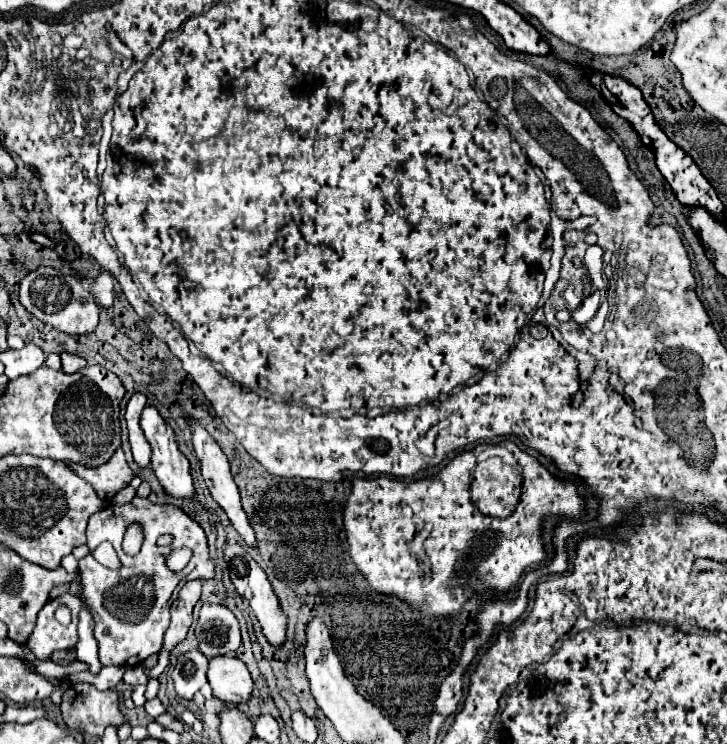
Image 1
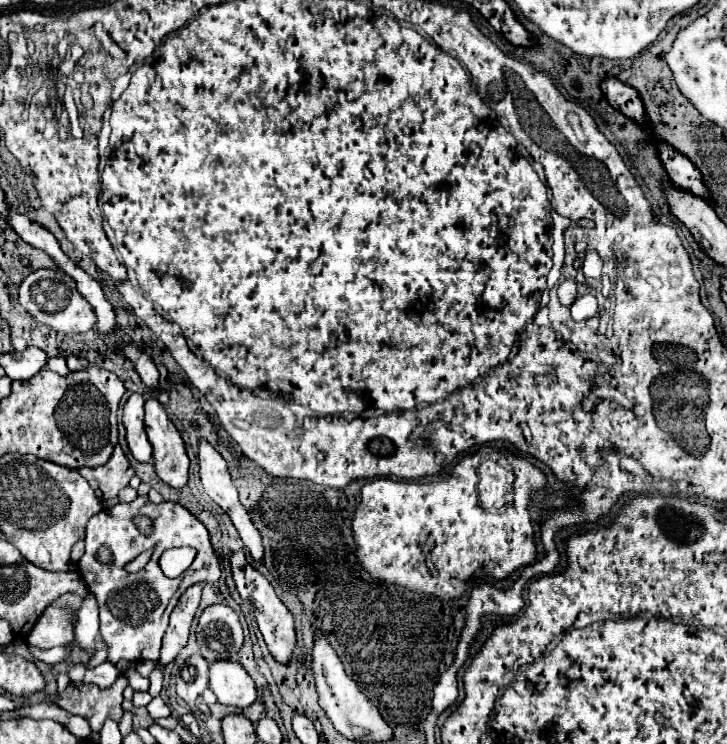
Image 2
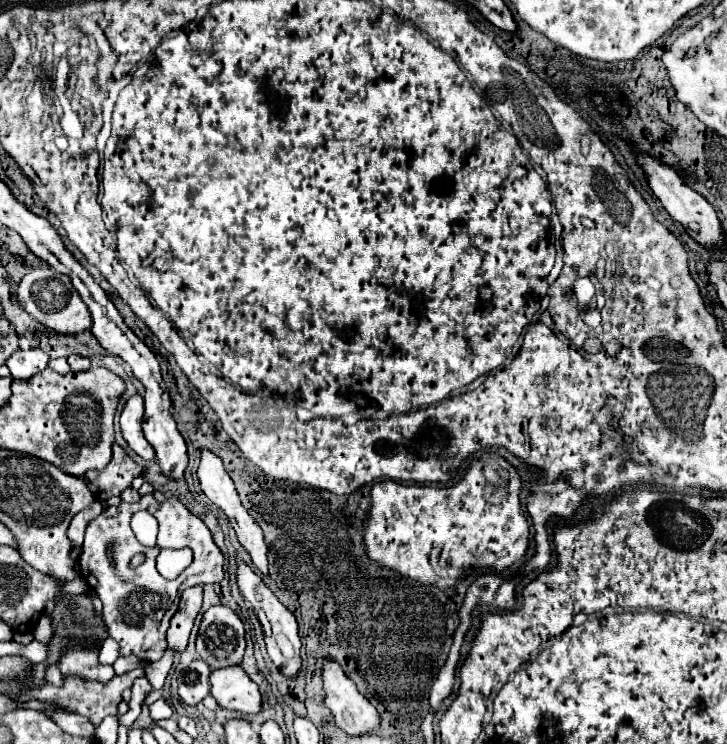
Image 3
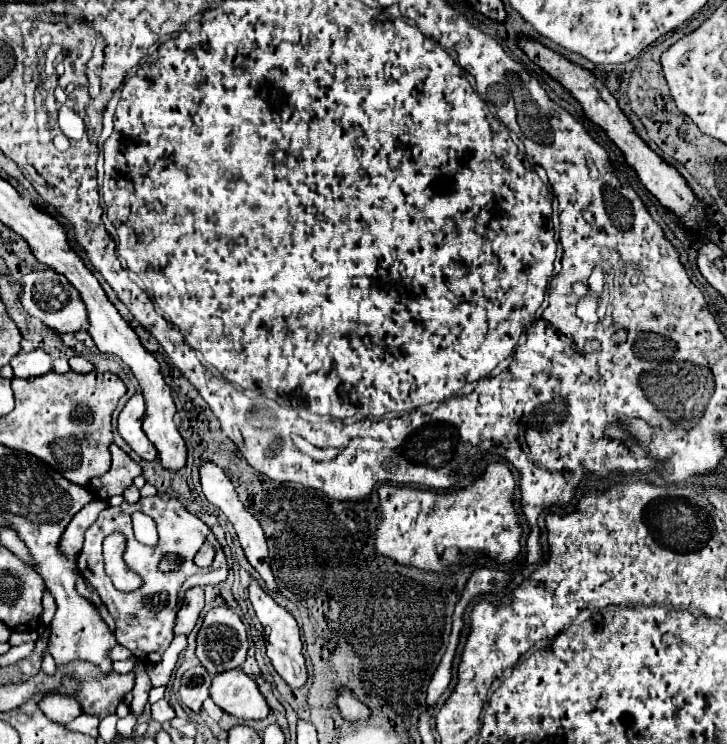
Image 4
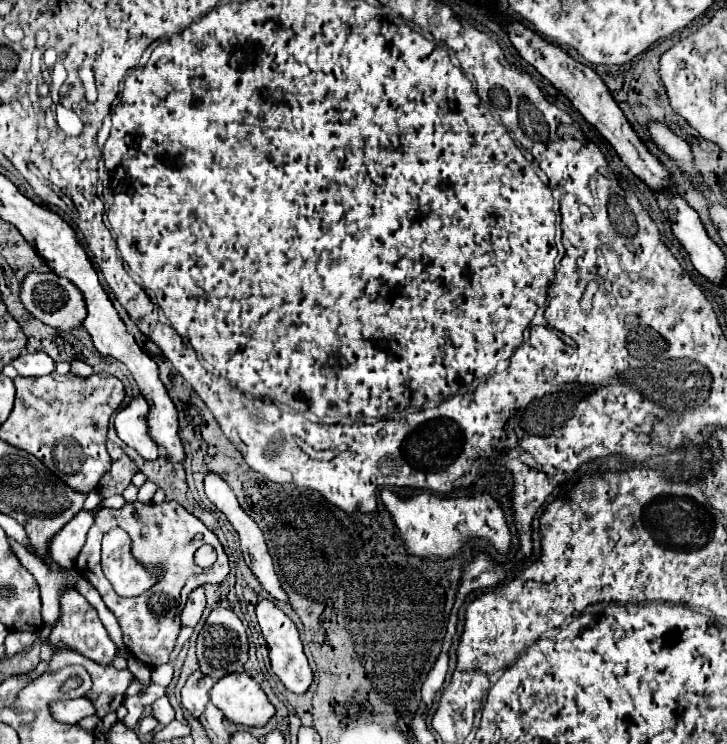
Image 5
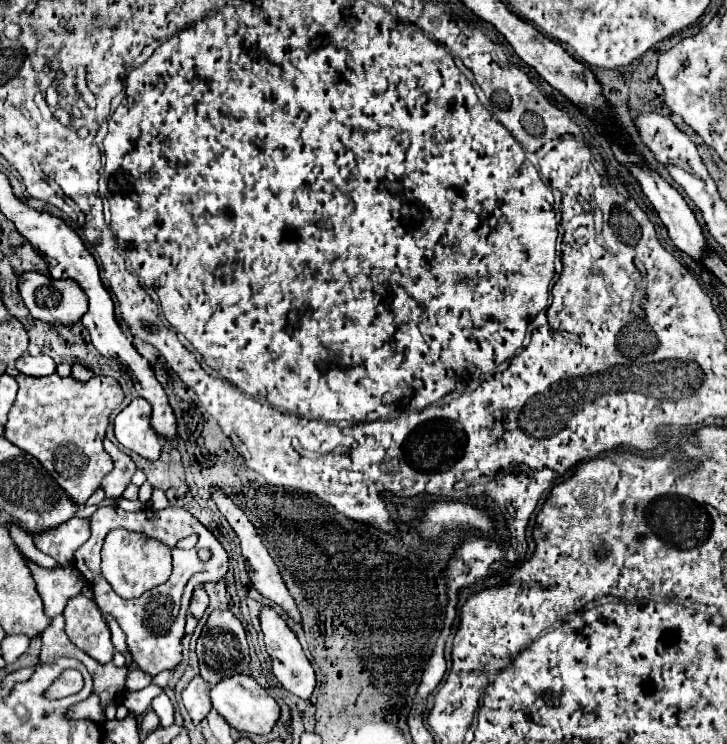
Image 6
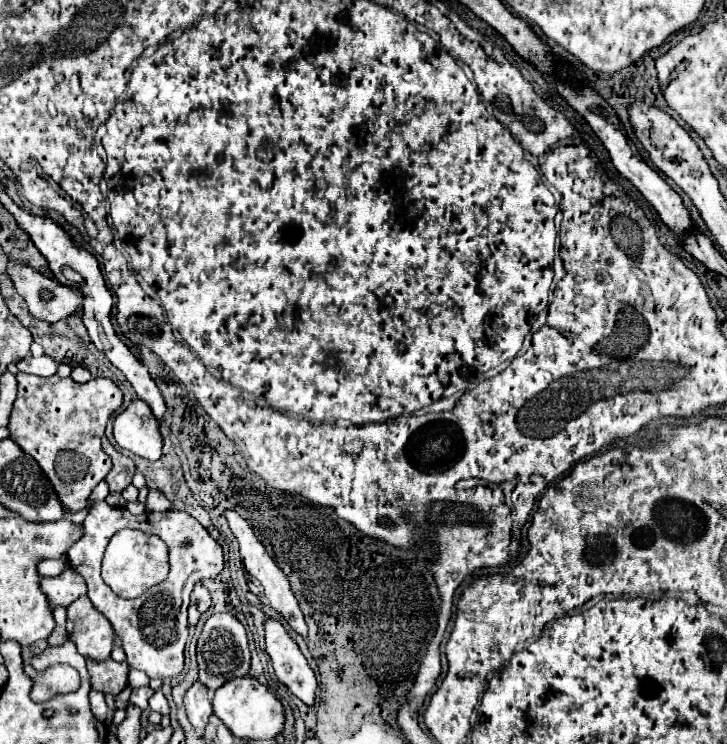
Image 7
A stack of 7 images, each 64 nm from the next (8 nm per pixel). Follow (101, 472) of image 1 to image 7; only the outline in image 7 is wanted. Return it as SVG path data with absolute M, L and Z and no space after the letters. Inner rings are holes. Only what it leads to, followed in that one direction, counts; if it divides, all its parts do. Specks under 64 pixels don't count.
M108 438L102 440L102 448L104 448L104 452L112 458L112 470L110 470L108 476L106 476L106 482L108 482L108 486L110 486L110 492L122 492L122 490L132 482L132 476L134 476L134 472L136 472L134 462L132 462L132 458L128 458L126 454L118 452L118 450L108 442Z

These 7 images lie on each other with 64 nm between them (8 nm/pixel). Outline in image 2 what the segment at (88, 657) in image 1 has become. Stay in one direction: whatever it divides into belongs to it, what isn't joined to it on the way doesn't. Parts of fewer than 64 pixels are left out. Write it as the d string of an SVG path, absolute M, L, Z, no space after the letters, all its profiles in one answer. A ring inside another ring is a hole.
M88 594L84 598L84 604L82 604L80 612L78 612L78 626L76 626L76 640L80 642L80 646L86 652L94 652L98 626L100 626L98 602L96 602L94 594Z

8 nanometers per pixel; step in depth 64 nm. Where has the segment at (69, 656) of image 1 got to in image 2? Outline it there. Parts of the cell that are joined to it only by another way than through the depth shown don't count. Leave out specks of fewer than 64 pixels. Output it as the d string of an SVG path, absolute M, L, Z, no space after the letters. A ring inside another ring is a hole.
M30 644L27 647L35 658L48 664L65 662L70 656L70 653L64 647L54 647L48 650L42 650Z

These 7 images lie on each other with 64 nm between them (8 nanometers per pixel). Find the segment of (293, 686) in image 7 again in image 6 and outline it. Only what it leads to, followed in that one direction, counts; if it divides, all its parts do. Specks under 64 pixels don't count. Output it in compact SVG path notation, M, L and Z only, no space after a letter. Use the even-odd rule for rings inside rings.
M262 608L260 614L260 624L262 624L262 632L264 632L264 642L266 642L266 652L272 658L272 672L278 678L278 682L292 694L308 700L314 692L316 686L316 678L314 678L314 670L296 638L296 634L286 626L286 622L272 610L272 608Z

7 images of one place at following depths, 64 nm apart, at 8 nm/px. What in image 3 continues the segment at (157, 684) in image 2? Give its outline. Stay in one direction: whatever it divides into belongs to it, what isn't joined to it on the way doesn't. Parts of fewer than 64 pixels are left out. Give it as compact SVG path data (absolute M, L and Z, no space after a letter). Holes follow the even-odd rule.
M168 650L168 652L164 652L164 656L162 656L158 662L152 662L152 664L146 664L146 666L144 666L146 678L150 680L150 684L152 684L154 690L158 690L158 688L164 686L166 676L168 676L168 672L170 672L170 668L172 668L172 662L174 662L174 654L176 654L176 652Z

